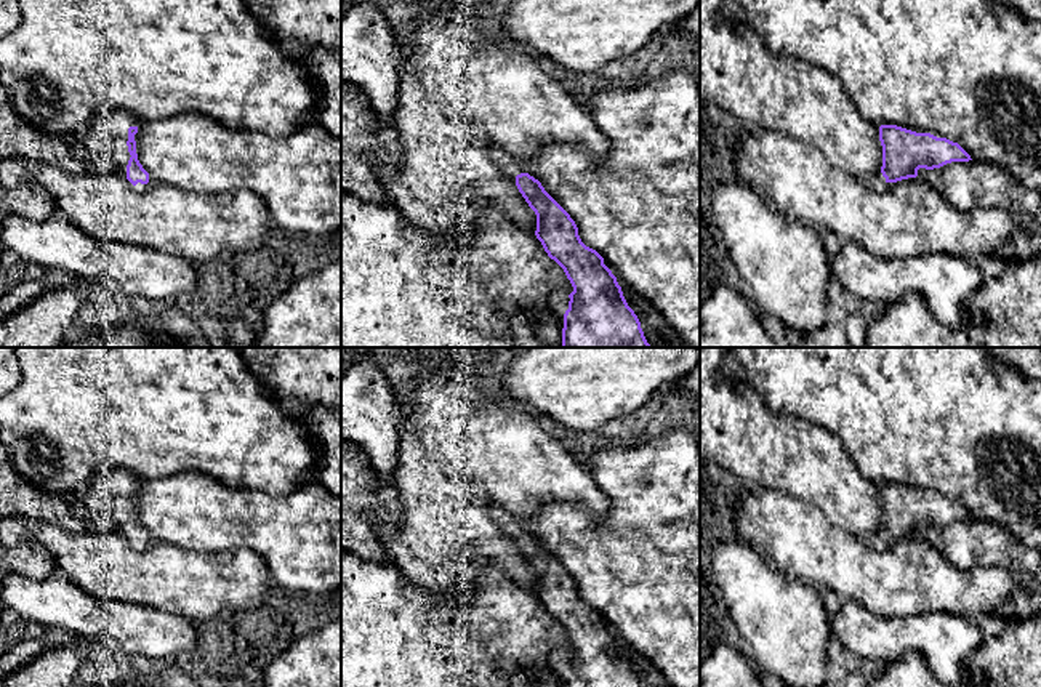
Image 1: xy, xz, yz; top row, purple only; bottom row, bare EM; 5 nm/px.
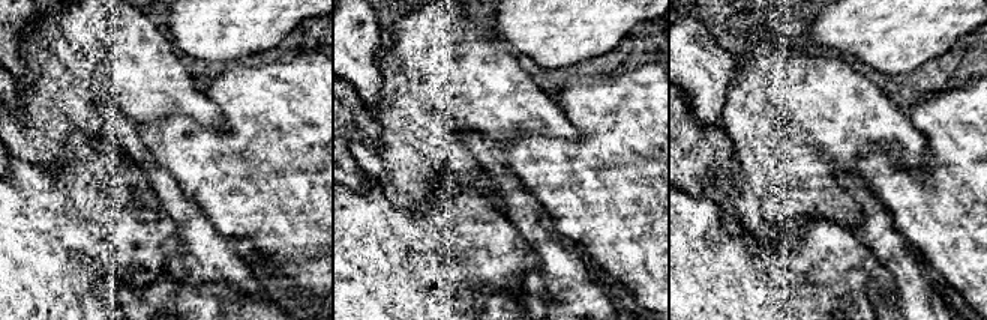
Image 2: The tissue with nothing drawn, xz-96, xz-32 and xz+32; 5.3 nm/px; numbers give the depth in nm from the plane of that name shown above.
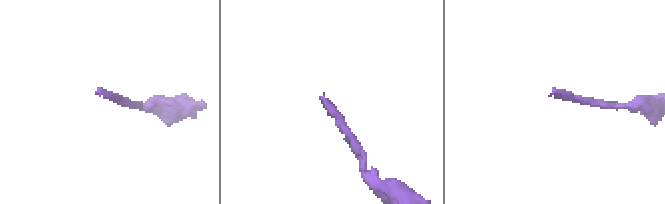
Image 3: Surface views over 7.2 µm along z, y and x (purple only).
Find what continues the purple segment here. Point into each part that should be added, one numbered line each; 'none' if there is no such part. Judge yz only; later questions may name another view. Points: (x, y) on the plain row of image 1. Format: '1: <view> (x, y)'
1: yz (876, 540)

